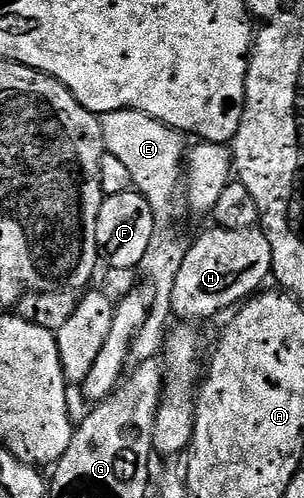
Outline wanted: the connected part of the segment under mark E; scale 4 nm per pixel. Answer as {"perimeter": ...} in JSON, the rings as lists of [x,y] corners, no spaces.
{"perimeter":[[[112,111],[100,116],[100,121],[106,152],[130,171],[135,190],[143,196],[147,205],[151,205],[151,213],[155,217],[155,233],[151,237],[151,245],[147,245],[147,253],[143,253],[139,268],[140,274],[149,278],[151,305],[143,329],[139,329],[139,333],[135,333],[135,341],[131,341],[129,363],[136,365],[162,354],[167,338],[165,326],[173,315],[173,286],[175,277],[179,277],[179,265],[183,265],[183,243],[181,247],[176,231],[177,191],[179,195],[183,183],[182,136],[142,111]]]}

